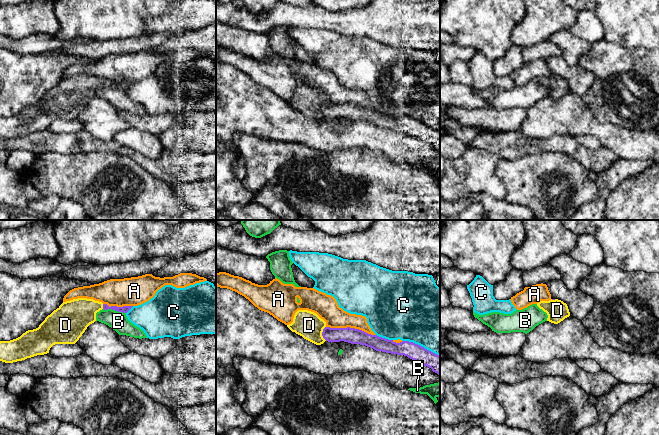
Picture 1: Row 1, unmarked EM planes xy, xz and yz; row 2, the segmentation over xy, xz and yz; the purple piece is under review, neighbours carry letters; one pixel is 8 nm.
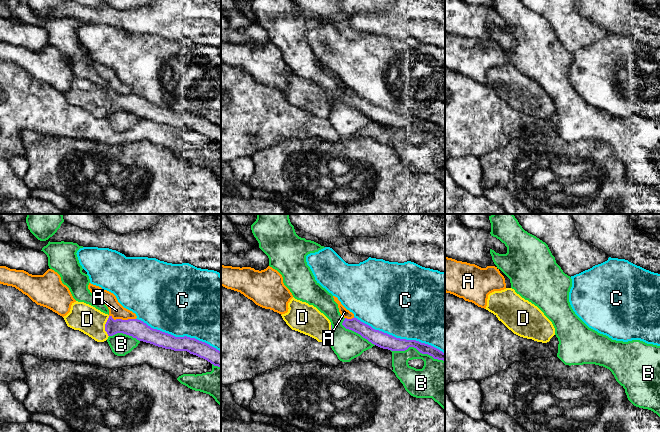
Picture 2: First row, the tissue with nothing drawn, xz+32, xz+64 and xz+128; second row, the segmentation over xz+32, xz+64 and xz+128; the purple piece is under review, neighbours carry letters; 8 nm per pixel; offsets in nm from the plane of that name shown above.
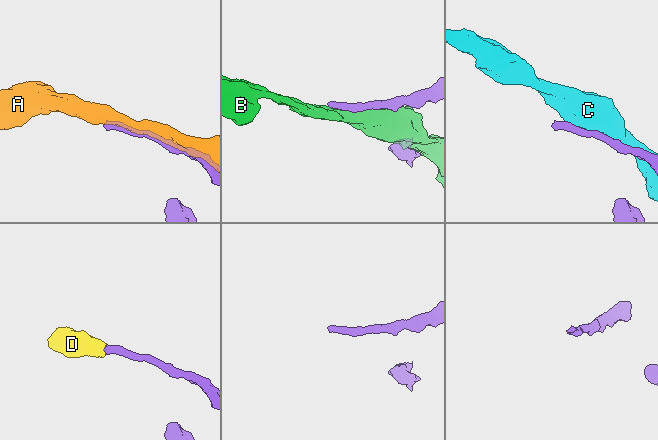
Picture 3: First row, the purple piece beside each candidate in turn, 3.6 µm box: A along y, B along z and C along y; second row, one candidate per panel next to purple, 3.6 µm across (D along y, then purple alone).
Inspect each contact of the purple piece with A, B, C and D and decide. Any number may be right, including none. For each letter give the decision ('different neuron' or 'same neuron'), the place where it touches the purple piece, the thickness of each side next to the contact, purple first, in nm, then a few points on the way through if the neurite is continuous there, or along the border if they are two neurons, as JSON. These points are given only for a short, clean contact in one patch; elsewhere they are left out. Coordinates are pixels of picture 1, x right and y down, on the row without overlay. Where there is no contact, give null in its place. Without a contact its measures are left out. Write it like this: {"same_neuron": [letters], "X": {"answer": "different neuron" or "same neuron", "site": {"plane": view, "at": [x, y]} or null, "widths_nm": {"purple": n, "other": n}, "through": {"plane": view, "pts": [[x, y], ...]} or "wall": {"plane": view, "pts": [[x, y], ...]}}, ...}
{"same_neuron": ["D"], "A": {"answer": "different neuron", "site": {"plane": "xz", "at": [351, 104]}, "widths_nm": {"purple": 130, "other": 190}}, "B": {"answer": "different neuron", "site": {"plane": "xy", "at": [114, 85]}, "widths_nm": {"purple": 60, "other": 160}}, "C": {"answer": "different neuron", "site": {"plane": "xz", "at": [421, 122]}, "widths_nm": {"purple": 140, "other": 500}}, "D": {"answer": "same neuron", "site": {"plane": "xz", "at": [322, 109]}, "widths_nm": {"purple": 130, "other": 220}, "through": {"plane": "xz", "pts": [[351, 111], [322, 109], [317, 109], [309, 101]]}}}

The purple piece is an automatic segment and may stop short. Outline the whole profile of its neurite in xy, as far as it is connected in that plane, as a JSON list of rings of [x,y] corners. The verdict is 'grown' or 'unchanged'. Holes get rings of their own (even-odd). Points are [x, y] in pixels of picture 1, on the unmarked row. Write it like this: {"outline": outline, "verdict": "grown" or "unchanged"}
{"outline": [[[87,74],[63,78],[38,104],[28,106],[16,115],[0,117],[0,137],[22,137],[49,129],[55,120],[75,120],[87,103],[96,97],[96,89],[100,86],[112,85],[127,89],[132,83],[109,83]]], "verdict": "grown"}

